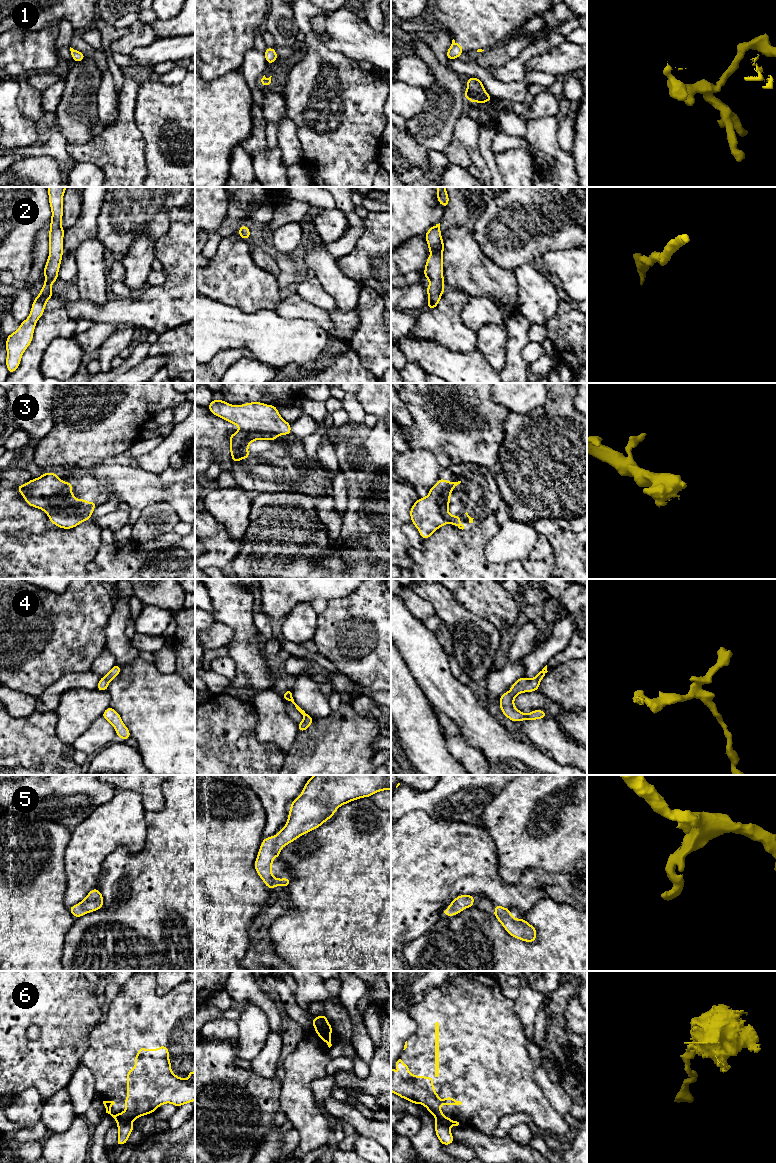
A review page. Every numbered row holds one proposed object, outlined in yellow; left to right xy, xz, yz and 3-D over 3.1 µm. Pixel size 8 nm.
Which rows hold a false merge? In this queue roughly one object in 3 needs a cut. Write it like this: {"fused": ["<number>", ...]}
{"fused": ["6"]}

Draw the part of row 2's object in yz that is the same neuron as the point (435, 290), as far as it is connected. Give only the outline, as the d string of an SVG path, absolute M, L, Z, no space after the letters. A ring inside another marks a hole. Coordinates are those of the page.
M440 223L432 226L426 232L425 238L431 253L424 268L424 278L430 281L429 286L426 288L428 294L427 309L434 309L437 307L446 288L443 284L444 241L441 236Z

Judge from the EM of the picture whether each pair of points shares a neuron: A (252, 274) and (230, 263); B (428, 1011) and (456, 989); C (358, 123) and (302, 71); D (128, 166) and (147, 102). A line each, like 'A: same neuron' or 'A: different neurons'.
A: same neuron
B: same neuron
C: same neuron
D: different neurons

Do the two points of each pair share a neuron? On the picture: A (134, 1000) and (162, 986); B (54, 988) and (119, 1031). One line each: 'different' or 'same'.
A: different
B: different

